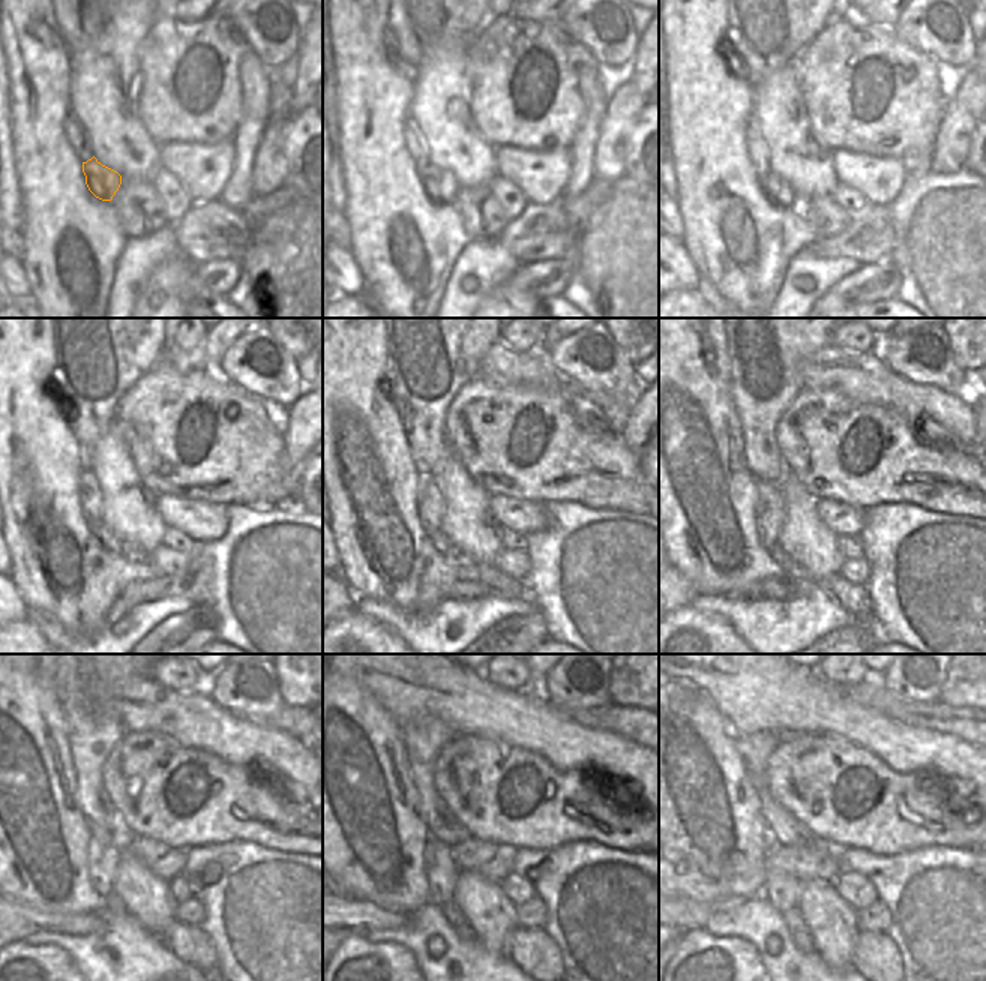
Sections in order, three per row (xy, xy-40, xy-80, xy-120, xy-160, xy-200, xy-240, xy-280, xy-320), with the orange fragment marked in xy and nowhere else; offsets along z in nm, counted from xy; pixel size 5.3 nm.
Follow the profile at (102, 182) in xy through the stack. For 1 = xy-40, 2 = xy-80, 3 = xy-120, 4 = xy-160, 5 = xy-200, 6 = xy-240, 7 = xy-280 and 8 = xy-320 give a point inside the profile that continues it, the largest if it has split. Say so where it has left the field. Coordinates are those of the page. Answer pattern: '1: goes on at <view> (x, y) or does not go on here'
1: goes on at xy-40 (441, 186)
2: goes on at xy-80 (776, 189)
3: goes on at xy-120 (102, 531)
4: goes on at xy-160 (438, 539)
5: goes on at xy-200 (778, 554)
6: goes on at xy-240 (113, 903)
7: goes on at xy-280 (452, 912)
8: goes on at xy-320 (793, 918)

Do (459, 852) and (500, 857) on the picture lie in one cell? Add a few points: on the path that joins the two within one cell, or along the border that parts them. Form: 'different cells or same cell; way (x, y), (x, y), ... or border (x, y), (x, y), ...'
same cell; way (470, 855), (489, 857)

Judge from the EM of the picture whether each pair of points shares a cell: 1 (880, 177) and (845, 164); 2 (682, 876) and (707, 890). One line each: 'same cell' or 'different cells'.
1: same cell
2: same cell

